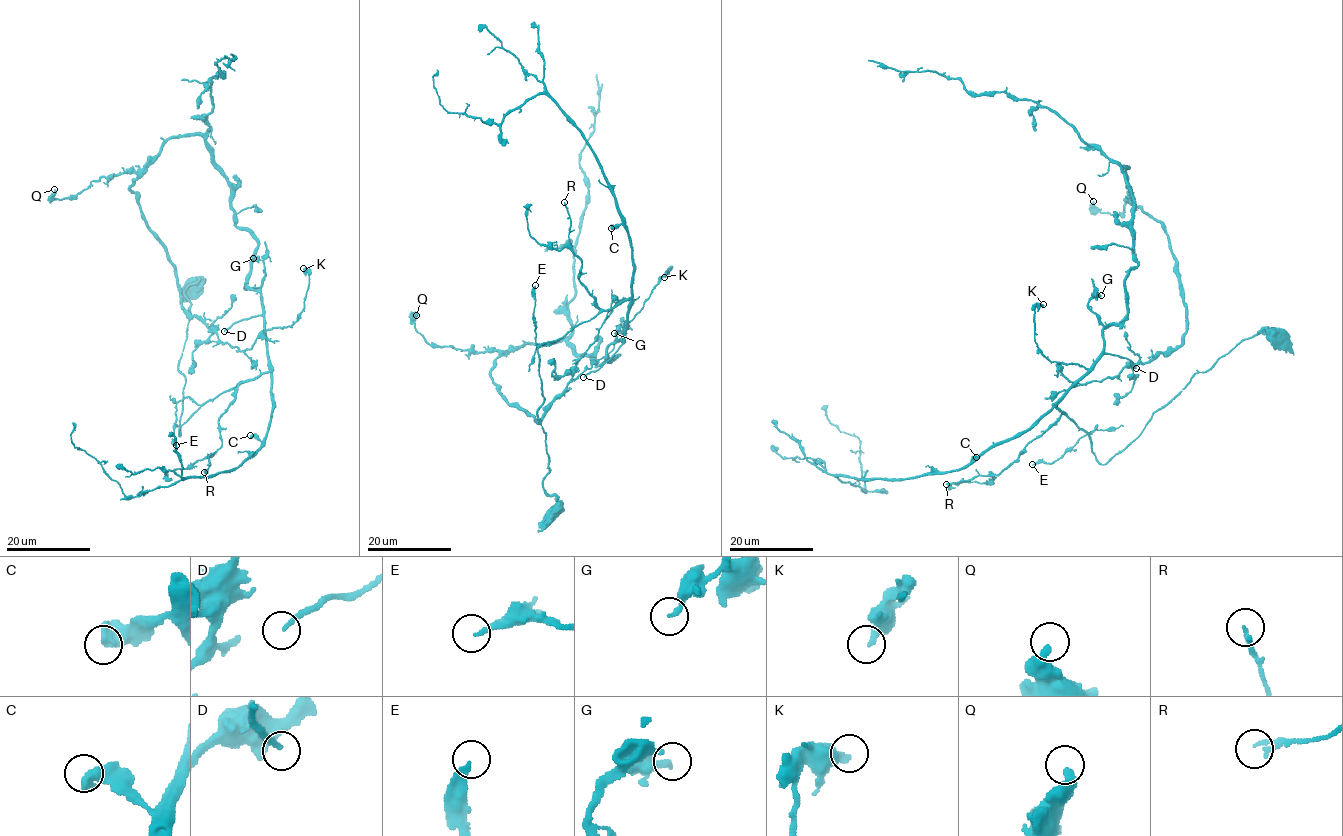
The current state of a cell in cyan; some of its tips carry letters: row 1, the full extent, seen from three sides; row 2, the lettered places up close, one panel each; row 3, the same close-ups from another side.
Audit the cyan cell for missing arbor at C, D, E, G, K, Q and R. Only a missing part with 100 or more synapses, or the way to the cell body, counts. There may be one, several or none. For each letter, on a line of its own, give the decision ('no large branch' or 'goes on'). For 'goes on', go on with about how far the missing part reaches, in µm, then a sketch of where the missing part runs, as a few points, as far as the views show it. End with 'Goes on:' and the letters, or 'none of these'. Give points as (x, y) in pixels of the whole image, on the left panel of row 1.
C: no large branch
D: no large branch
E: no large branch
G: no large branch
K: no large branch
Q: no large branch
R: no large branch
Goes on: none of these

